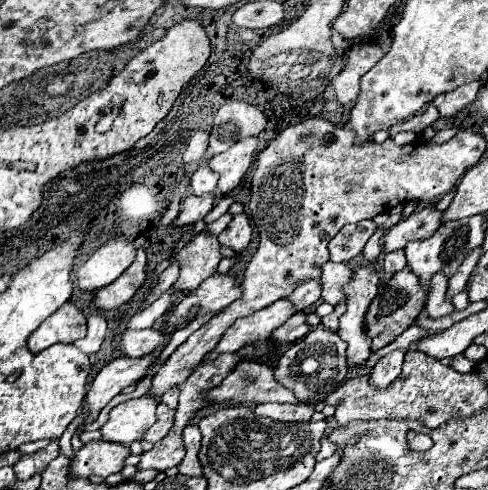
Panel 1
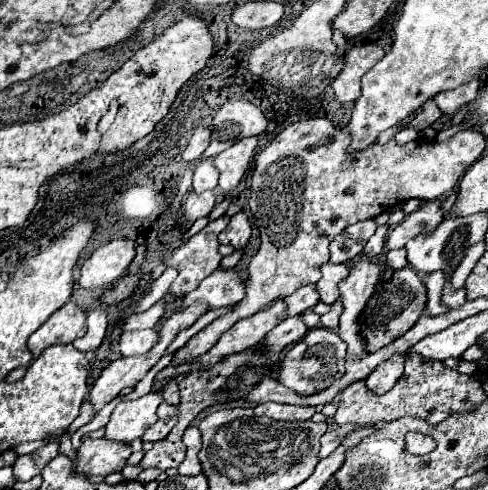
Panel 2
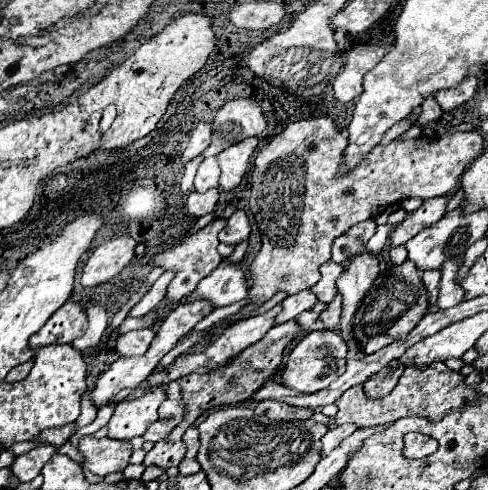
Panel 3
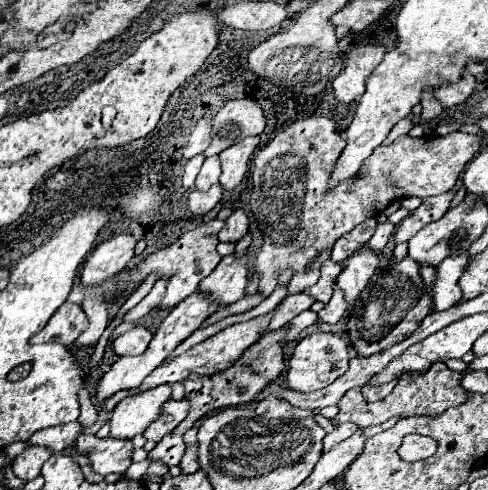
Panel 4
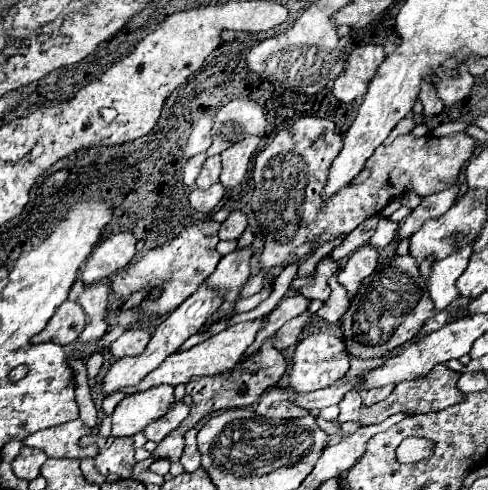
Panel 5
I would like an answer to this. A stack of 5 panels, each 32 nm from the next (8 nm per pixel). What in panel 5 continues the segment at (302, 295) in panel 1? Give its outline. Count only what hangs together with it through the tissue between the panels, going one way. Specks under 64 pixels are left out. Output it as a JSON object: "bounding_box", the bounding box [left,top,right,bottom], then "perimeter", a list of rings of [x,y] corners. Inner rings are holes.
{"bounding_box":[246,294,310,354],"perimeter":[[[294,294],[294,296],[284,298],[284,300],[278,304],[278,308],[270,312],[266,328],[258,332],[258,340],[256,340],[256,342],[254,342],[254,344],[246,350],[246,354],[256,352],[256,350],[260,348],[260,344],[262,344],[262,340],[264,340],[264,338],[268,338],[268,336],[276,334],[276,332],[278,332],[278,328],[280,328],[282,324],[286,324],[288,320],[292,320],[292,318],[294,318],[294,316],[298,316],[300,312],[308,310],[308,304],[310,304],[310,298],[306,298],[306,296],[302,296],[302,294]]]}

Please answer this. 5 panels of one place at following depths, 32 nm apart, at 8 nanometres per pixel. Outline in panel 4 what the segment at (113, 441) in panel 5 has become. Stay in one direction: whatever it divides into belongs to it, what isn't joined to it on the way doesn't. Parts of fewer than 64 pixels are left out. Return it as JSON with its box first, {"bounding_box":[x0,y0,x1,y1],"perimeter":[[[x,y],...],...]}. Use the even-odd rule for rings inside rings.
{"bounding_box":[78,436,132,474],"perimeter":[[[78,436],[78,450],[86,450],[84,454],[90,460],[90,466],[96,474],[110,474],[118,472],[124,474],[126,468],[132,464],[132,442],[130,440],[116,440],[116,438],[96,438],[96,436]]]}

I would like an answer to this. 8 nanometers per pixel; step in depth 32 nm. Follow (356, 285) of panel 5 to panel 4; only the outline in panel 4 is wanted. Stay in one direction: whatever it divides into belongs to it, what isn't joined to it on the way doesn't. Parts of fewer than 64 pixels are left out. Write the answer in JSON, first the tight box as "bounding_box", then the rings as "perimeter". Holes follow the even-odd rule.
{"bounding_box":[336,248,378,314],"perimeter":[[[362,248],[360,252],[356,252],[354,256],[348,258],[344,270],[336,278],[338,288],[344,292],[344,300],[348,304],[348,310],[346,310],[348,314],[352,312],[362,290],[370,284],[370,278],[376,274],[376,270],[378,270],[378,256],[368,248]]]}

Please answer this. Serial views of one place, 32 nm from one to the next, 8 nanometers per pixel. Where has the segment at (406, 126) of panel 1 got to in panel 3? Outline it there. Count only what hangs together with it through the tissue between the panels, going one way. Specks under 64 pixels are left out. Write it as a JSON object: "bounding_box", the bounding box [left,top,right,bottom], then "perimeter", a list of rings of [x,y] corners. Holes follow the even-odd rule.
{"bounding_box":[414,96,442,128],"perimeter":[[[432,96],[432,98],[424,100],[424,104],[422,104],[422,112],[420,112],[418,120],[414,122],[414,126],[424,128],[424,126],[428,126],[430,122],[436,122],[440,116],[442,116],[442,110],[440,110],[440,106],[436,104],[436,100],[434,100],[434,96]]]}

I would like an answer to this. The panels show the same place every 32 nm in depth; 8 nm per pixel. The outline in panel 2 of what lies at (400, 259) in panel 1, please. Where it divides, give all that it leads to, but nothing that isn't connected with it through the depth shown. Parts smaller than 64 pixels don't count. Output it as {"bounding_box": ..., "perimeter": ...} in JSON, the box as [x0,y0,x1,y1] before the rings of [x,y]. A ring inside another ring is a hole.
{"bounding_box":[386,248,408,272],"perimeter":[[[400,248],[400,250],[390,250],[390,252],[386,254],[386,270],[394,272],[394,270],[398,270],[398,268],[404,268],[406,264],[408,264],[408,260],[406,260],[406,250],[404,250],[404,248]]]}

